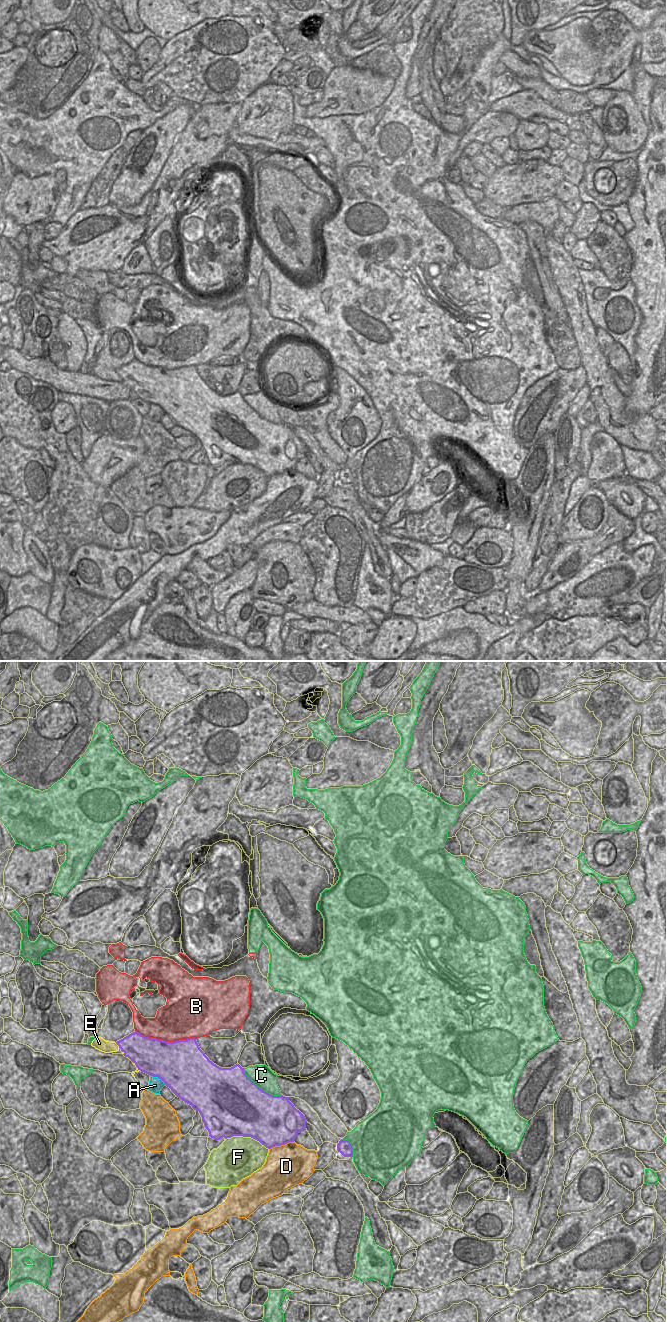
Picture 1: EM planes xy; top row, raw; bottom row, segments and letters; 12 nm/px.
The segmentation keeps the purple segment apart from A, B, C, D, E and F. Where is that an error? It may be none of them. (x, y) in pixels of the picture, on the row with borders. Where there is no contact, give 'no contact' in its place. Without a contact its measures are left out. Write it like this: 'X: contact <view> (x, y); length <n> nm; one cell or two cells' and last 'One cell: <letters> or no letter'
A: contact xy (158, 1077); length 220 nm; two cells
B: contact xy (165, 1041); length 750 nm; two cells
C: contact xy (260, 1088); length 550 nm; two cells
D: contact xy (281, 1144); length 320 nm; two cells
E: contact xy (117, 1044); length 80 nm; one cell
F: contact xy (247, 1136); length 550 nm; two cells
One cell: E

